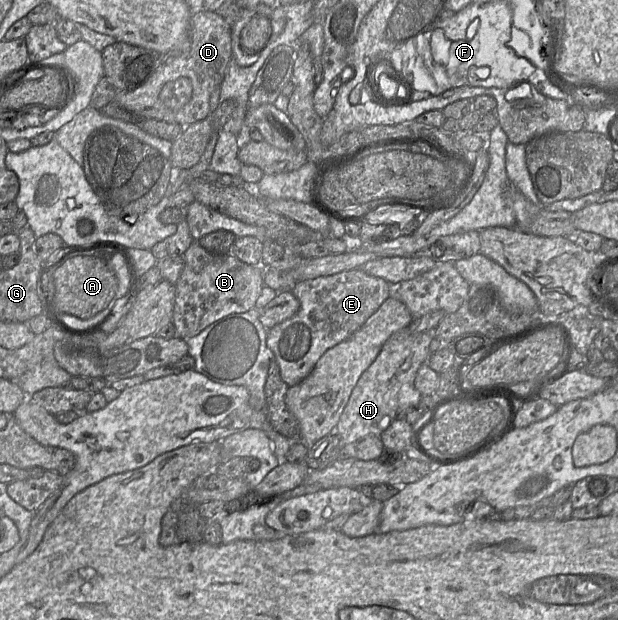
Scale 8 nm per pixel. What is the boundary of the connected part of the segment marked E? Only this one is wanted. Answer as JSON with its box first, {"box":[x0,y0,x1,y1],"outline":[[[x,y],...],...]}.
{"box":[266,269,389,387],"outline":[[[361,269],[296,282],[291,292],[300,302],[298,312],[269,329],[266,340],[282,380],[290,387],[307,377],[327,350],[352,336],[378,310],[389,297],[389,286]]]}

